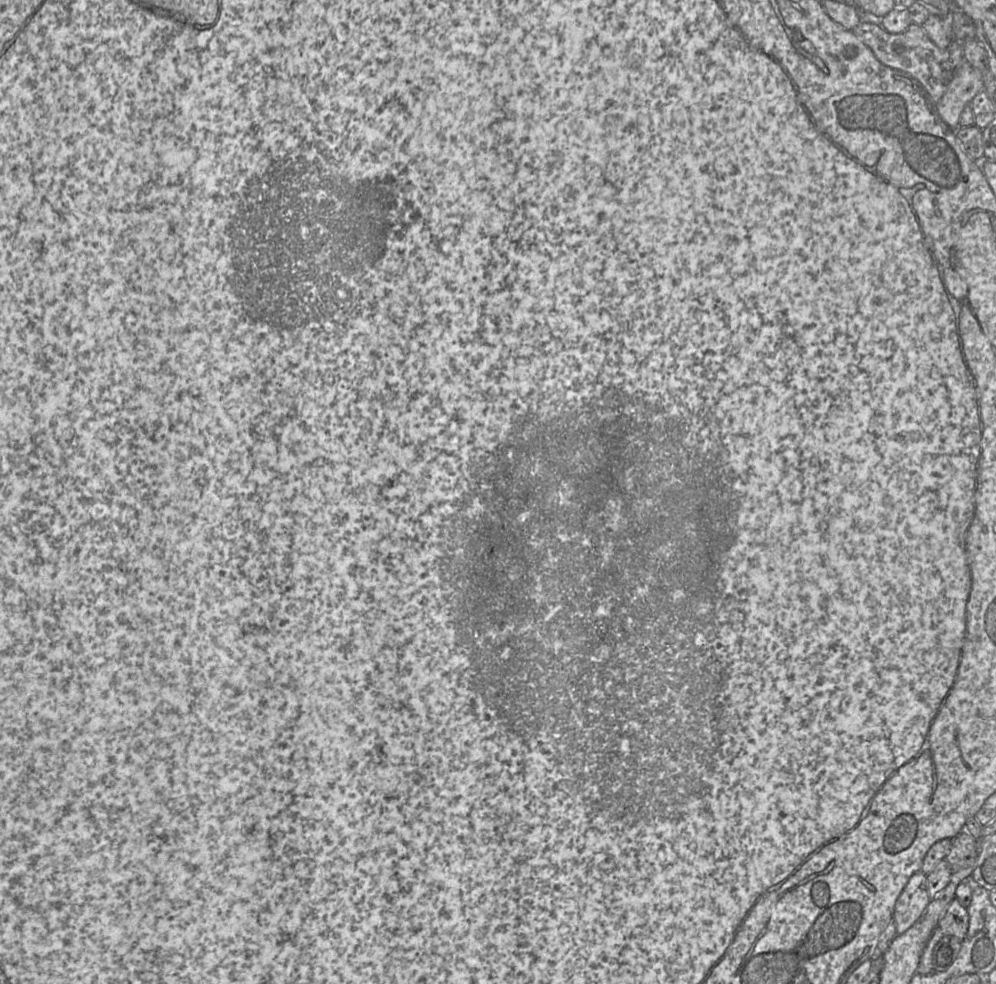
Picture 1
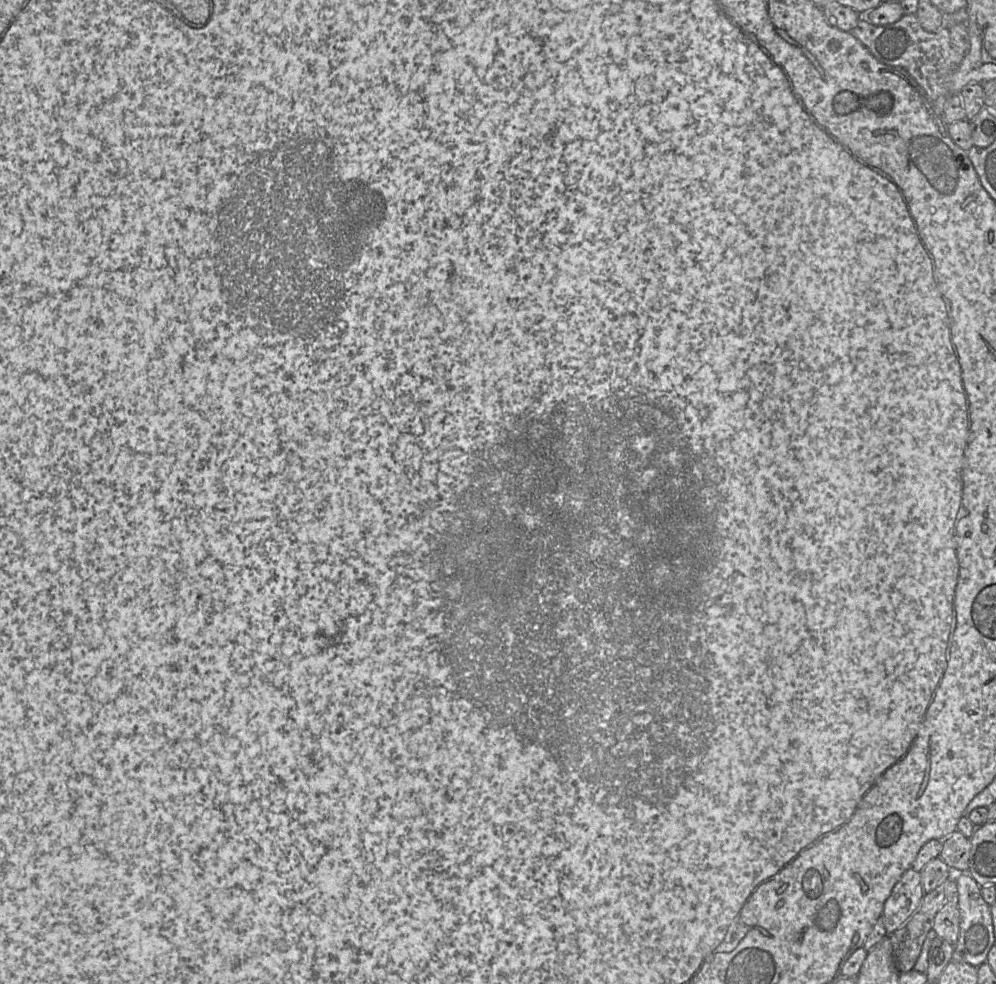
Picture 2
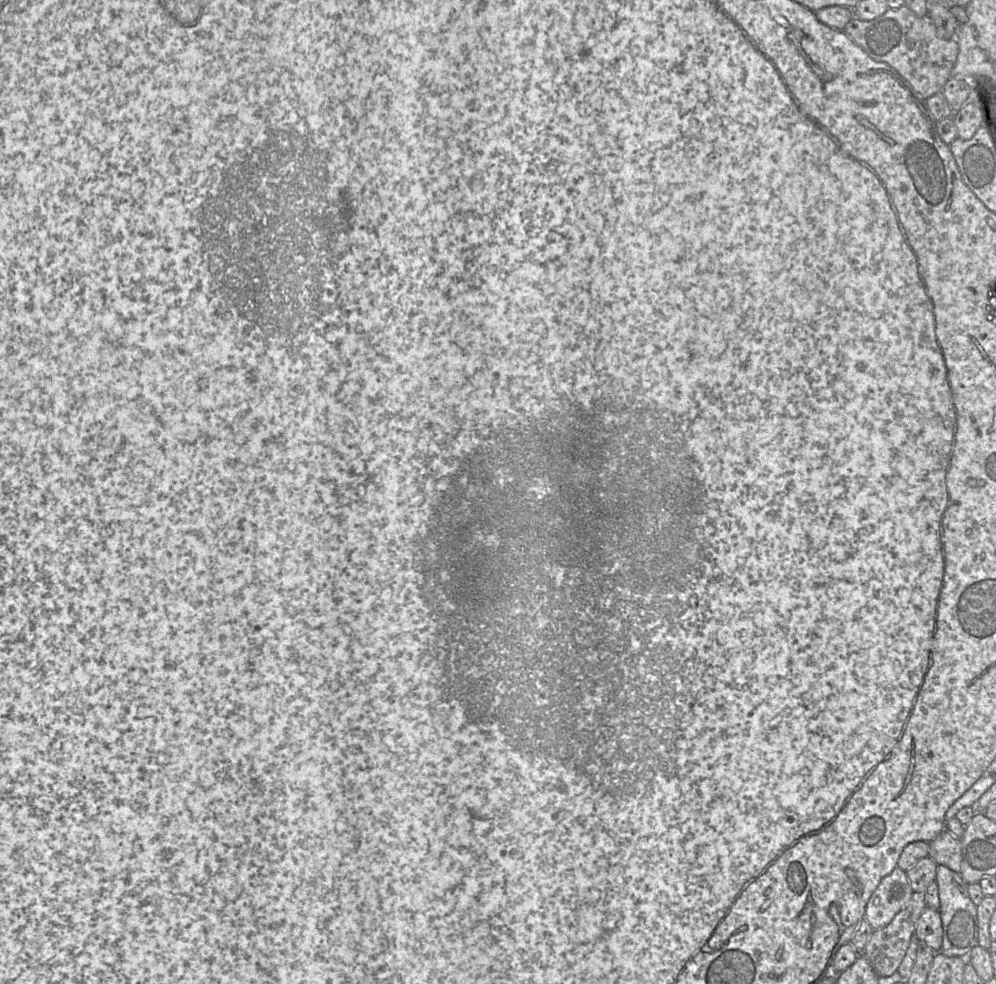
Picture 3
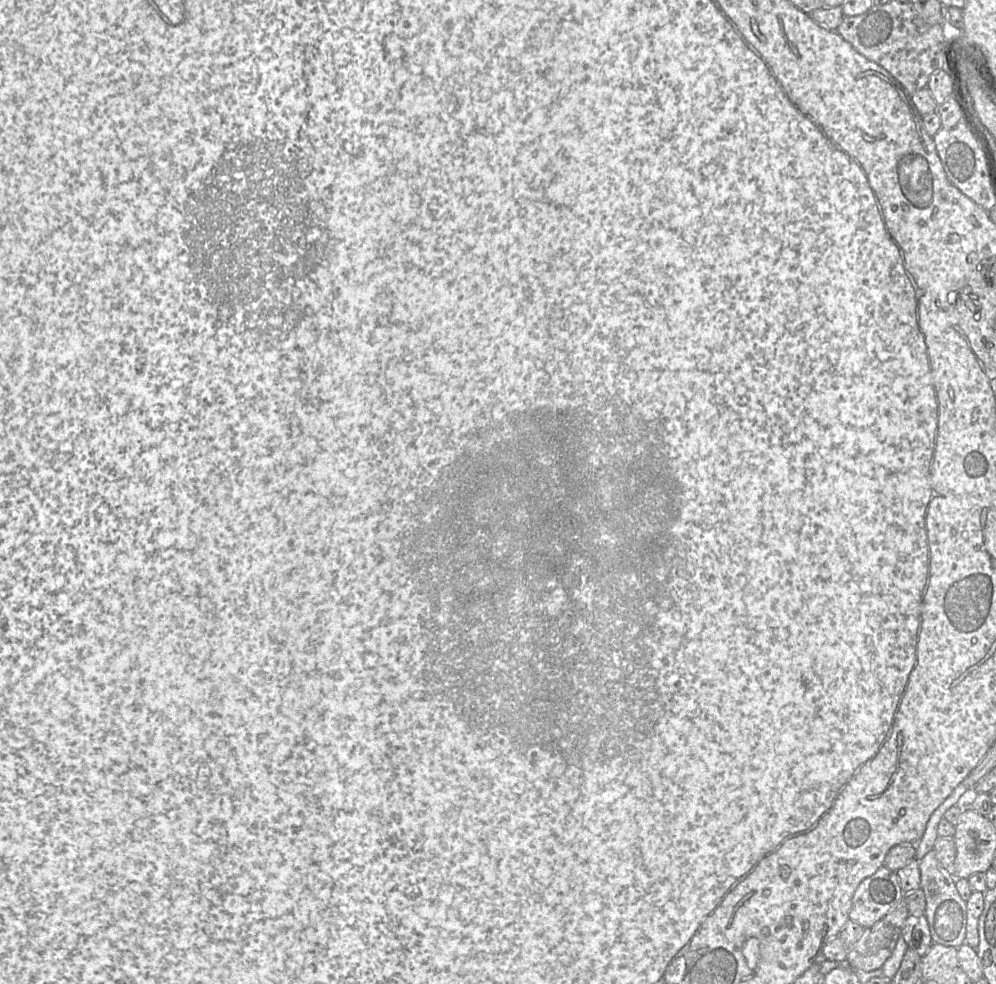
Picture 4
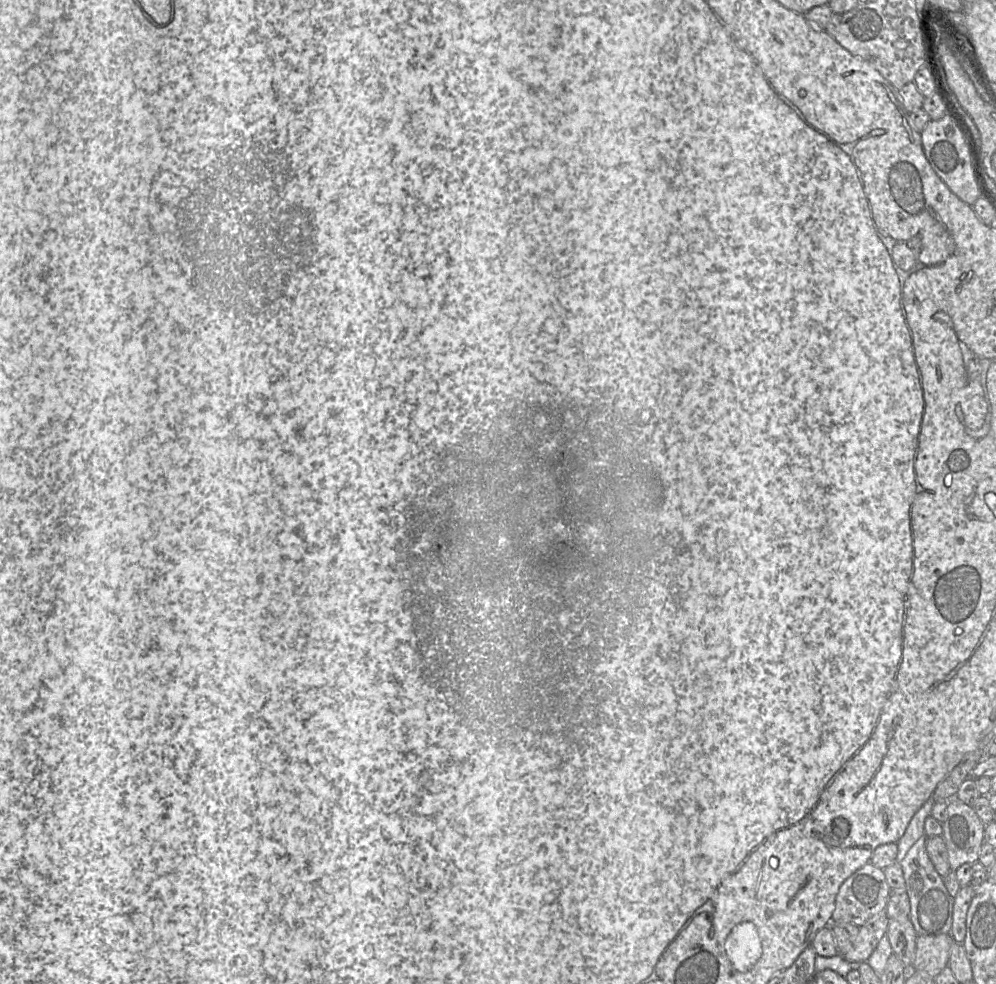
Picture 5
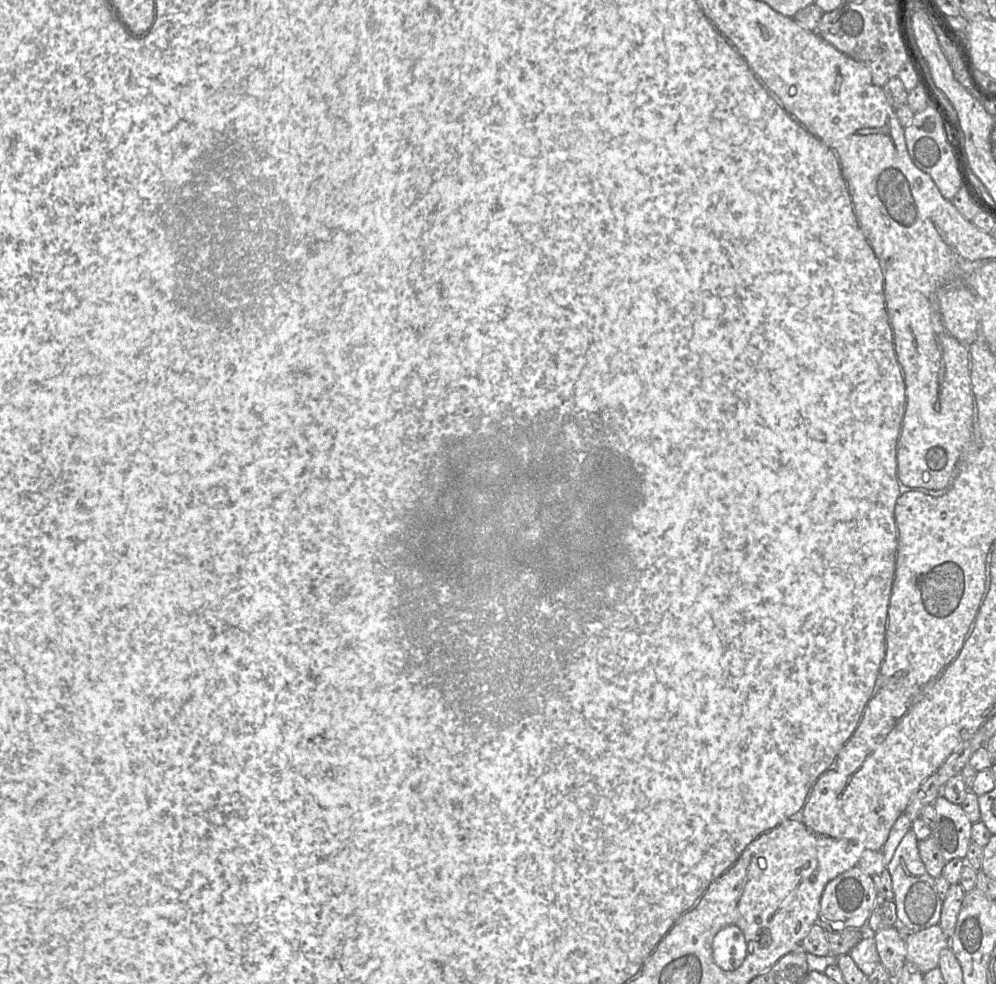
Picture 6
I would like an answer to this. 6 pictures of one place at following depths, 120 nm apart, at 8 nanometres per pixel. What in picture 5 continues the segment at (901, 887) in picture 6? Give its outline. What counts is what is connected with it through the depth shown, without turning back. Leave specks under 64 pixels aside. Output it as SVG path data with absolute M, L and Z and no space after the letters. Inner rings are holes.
M926 838L916 841L900 862L910 902L911 920L918 936L950 935L954 897L948 892L943 877L936 871L925 847Z

